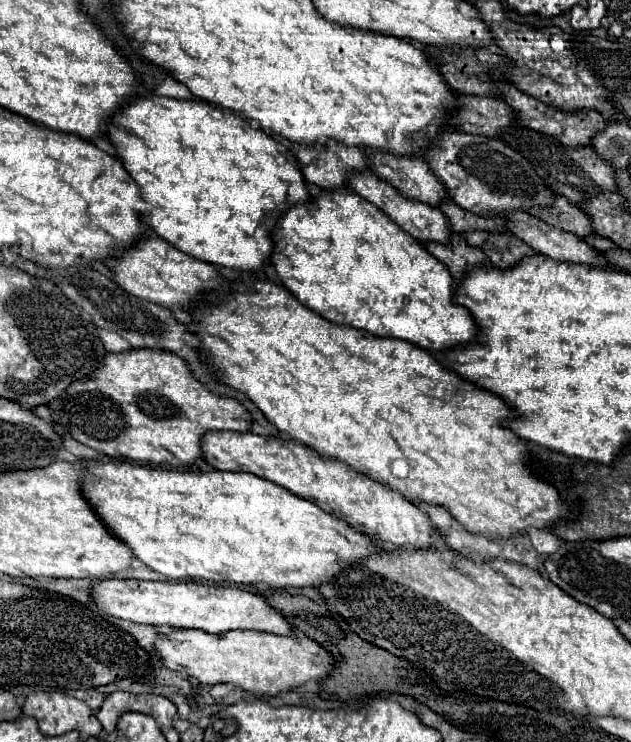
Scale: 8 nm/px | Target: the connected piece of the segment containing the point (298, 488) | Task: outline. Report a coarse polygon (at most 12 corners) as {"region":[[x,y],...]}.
{"region":[[209,432],[217,470],[271,480],[385,544],[443,534],[399,492],[295,440]]}

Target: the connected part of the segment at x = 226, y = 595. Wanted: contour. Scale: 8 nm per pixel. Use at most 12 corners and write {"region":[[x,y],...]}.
{"region":[[101,580],[107,614],[209,634],[295,628],[263,596],[195,582]]}

